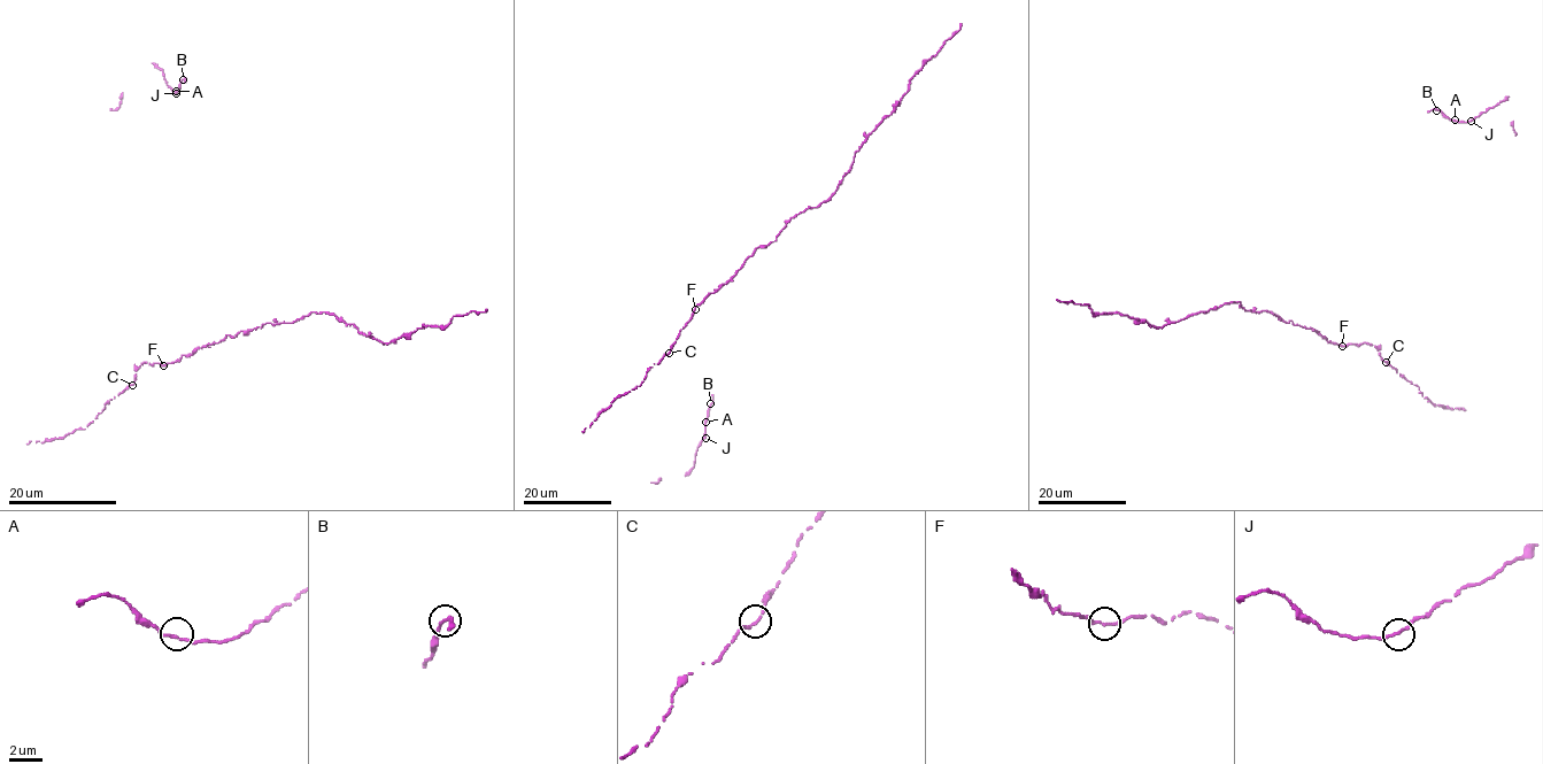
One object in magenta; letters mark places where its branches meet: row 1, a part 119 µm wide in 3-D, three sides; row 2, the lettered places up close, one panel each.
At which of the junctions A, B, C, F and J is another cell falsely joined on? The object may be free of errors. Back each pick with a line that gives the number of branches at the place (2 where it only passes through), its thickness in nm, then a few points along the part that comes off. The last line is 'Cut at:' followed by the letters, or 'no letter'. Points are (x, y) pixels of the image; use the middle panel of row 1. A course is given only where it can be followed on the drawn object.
Cut at: no letter

